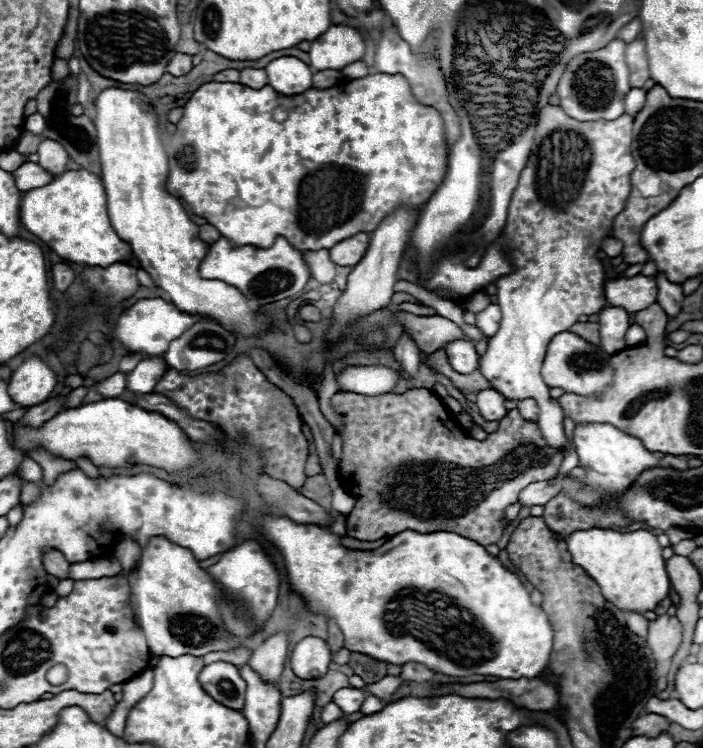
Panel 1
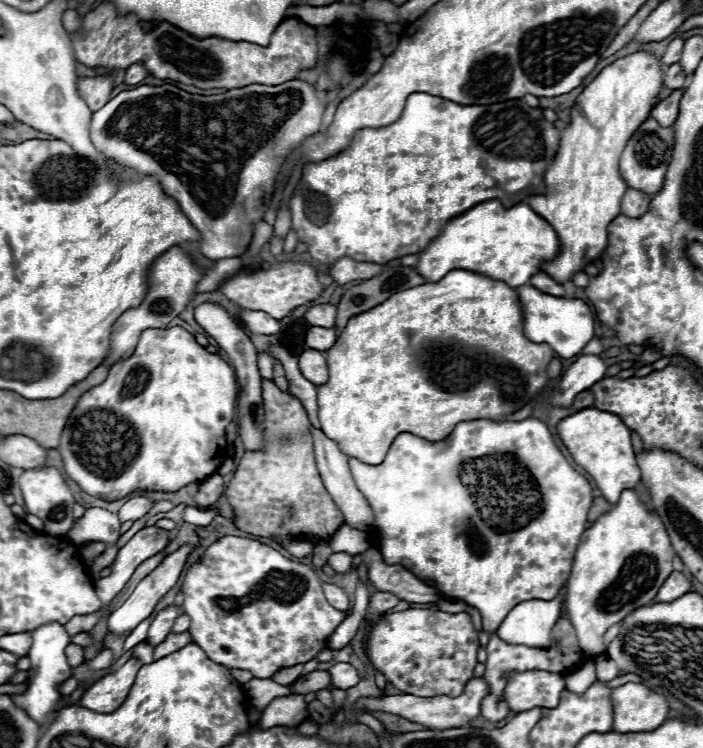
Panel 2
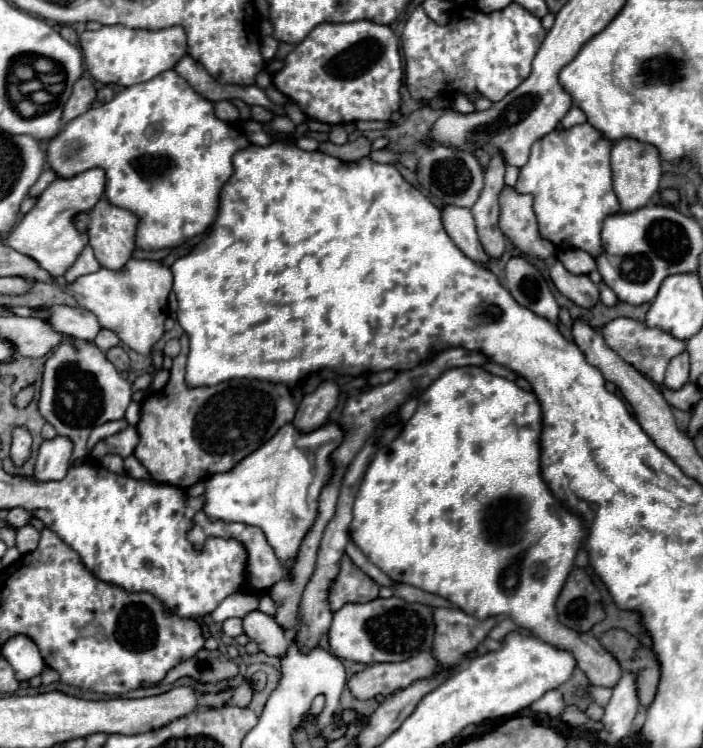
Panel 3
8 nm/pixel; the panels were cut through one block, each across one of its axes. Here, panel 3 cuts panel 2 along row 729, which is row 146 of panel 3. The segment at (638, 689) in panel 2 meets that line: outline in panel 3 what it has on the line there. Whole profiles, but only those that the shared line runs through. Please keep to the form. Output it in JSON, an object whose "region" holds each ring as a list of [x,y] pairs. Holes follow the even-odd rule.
{"region":[[[622,138],[614,142],[612,146],[612,180],[614,180],[614,190],[620,200],[620,212],[632,212],[642,206],[646,206],[652,196],[658,192],[658,182],[662,176],[662,166],[660,166],[660,152],[656,146],[634,140],[634,138]]]}

